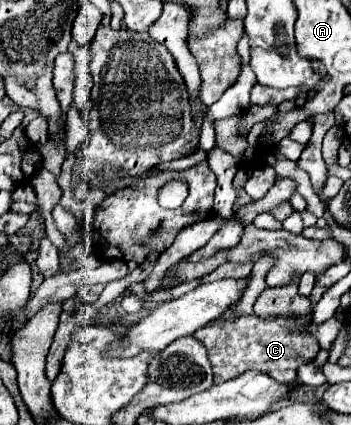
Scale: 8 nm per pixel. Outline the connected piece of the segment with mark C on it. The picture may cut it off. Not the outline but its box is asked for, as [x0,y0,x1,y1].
[194,315,320,383]

